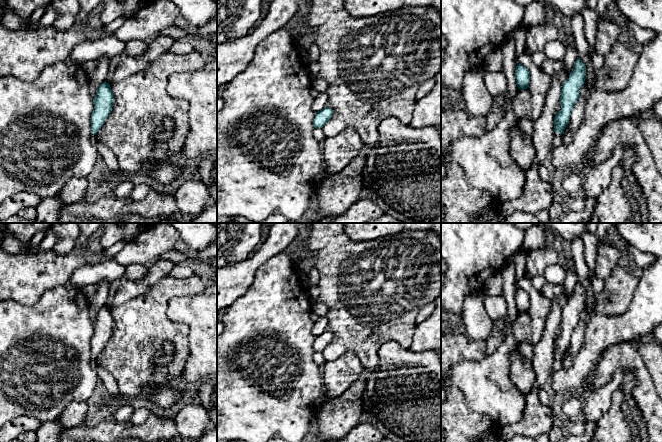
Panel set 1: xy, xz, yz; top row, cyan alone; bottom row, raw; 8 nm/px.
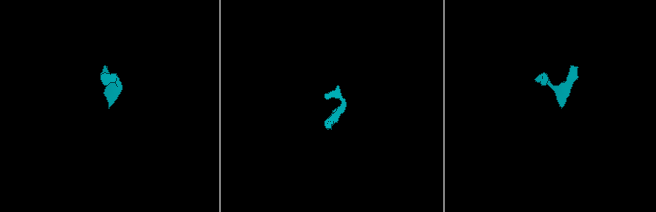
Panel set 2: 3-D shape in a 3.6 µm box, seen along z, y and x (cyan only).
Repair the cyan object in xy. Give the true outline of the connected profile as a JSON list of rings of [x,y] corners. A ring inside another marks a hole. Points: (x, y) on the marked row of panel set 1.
[[[105,81],[96,90],[96,97],[93,100],[94,108],[91,114],[91,144],[98,148],[97,132],[105,123],[112,111],[114,96],[110,85]]]

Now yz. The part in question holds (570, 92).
[[[578,57],[569,78],[561,88],[561,110],[554,117],[554,138],[551,151],[562,143],[562,133],[570,120],[574,105],[580,97],[580,90],[584,86],[586,77],[586,66]]]

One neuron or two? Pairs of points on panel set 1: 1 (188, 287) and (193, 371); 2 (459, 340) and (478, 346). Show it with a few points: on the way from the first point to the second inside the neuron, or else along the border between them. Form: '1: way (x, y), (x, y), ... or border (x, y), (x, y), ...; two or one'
1: border (206, 287), (195, 295), (174, 296), (168, 307); two
2: way (464, 345), (473, 346); one

